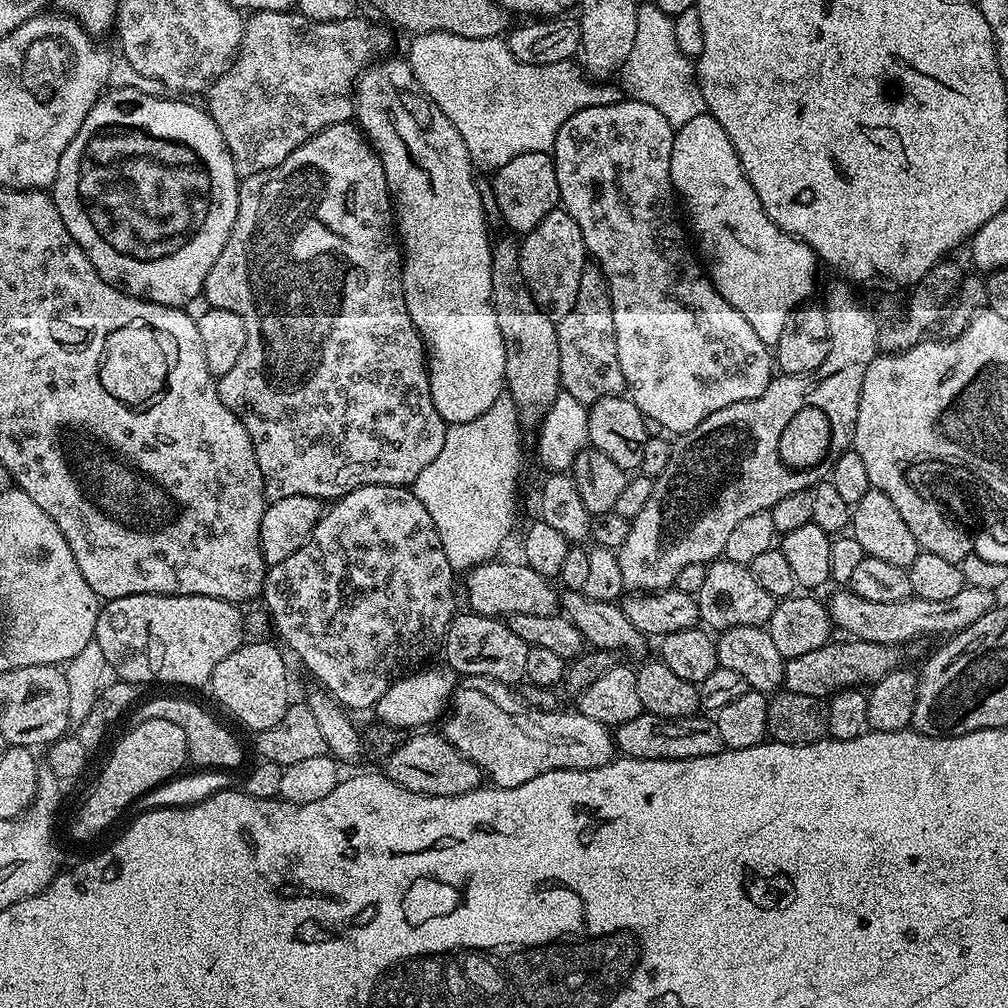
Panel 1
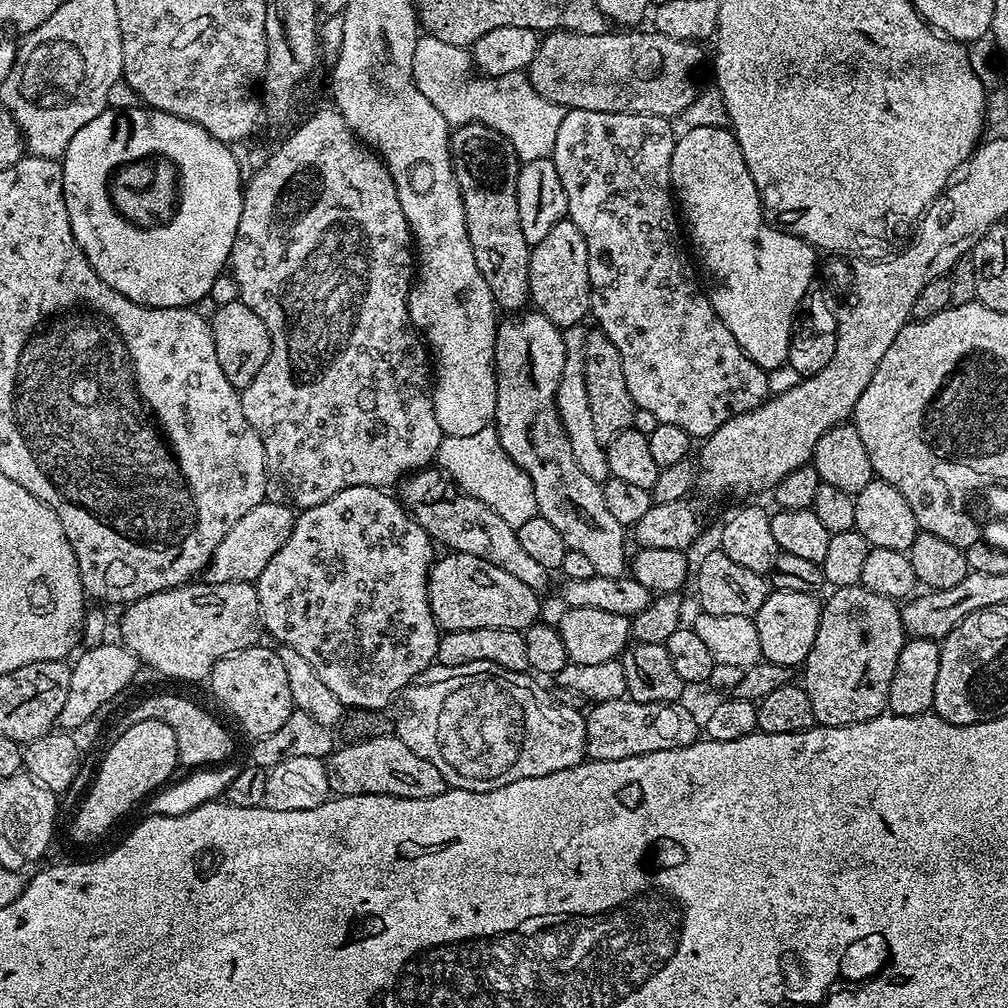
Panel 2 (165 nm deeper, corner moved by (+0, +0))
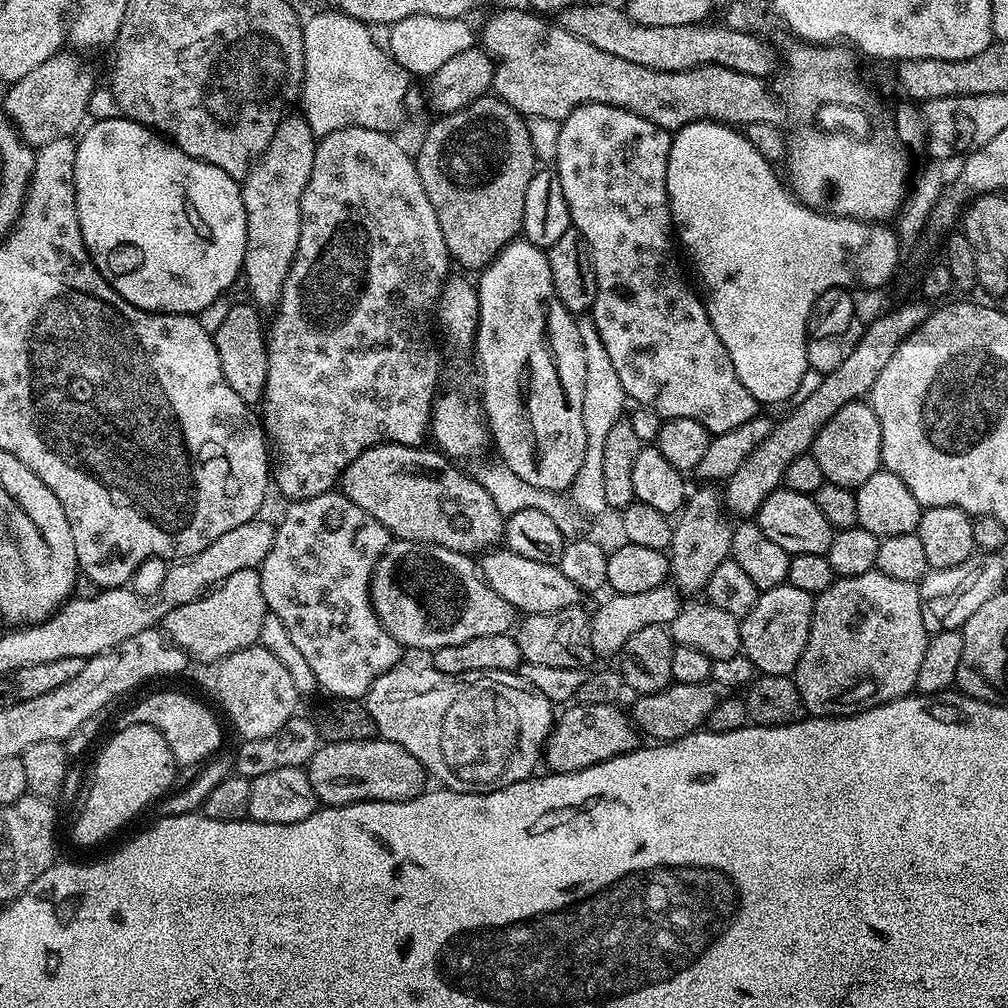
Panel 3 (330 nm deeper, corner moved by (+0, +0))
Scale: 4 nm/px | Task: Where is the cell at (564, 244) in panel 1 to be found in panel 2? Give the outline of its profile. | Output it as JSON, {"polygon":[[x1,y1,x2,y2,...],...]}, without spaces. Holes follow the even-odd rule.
{"polygon":[[560,220,558,226,553,226,550,234,542,238,542,242,531,245,528,295,535,311,550,318,550,322,554,322,561,330,577,327,581,323,580,319,589,315,592,287,586,238,572,220]]}

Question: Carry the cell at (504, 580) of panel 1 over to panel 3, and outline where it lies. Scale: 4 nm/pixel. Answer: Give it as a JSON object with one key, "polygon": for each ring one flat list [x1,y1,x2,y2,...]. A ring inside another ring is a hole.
{"polygon":[[393,539,372,571,372,609,384,629,405,649,421,648,425,654,442,646,462,646,470,638,508,632,514,609,502,594,494,594,472,559,437,544]]}

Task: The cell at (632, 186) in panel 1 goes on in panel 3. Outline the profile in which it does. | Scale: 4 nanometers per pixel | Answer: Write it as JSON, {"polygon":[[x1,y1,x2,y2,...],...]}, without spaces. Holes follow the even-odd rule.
{"polygon":[[583,104,570,113,565,120,560,121,558,130,558,154,554,161,554,171,562,182,562,194,566,194,566,202,570,210,572,228,579,232,588,245,588,255,592,257,592,269,596,275,596,297,590,309,590,318,606,346,606,354,610,354,610,363,618,373,624,387,625,397,634,401,639,407,656,411,661,418,694,418,706,426,709,434,719,434,734,430,734,426,742,426,742,422,750,422,761,411,762,405,756,401,754,394,742,386,738,374,734,370,734,362,730,362,730,354,726,354,726,346,722,346,722,338,714,334,714,326,704,309,703,299,697,289,688,285,684,272,680,269,680,260,676,257,674,247,674,225,672,211,668,205,668,191,666,190,666,166,670,158,670,146,673,133,667,132,662,126,650,122,633,112,622,110,618,106,605,104]]}

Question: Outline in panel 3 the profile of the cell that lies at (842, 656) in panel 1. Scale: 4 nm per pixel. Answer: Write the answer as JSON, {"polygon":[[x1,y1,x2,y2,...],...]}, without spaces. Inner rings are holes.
{"polygon":[[716,680,706,682,686,682,685,684,671,683,667,688,654,694,637,695,636,705,630,708,630,719,645,737,652,742,671,742,681,740,692,732,701,731,707,721,710,710,725,700,730,690]]}

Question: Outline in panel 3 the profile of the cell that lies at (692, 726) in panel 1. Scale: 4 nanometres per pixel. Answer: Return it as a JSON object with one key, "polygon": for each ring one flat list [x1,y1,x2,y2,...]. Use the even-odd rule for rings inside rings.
{"polygon":[[573,703,565,707,564,712,555,717,552,733,544,743,542,753,543,763,548,763,547,771,581,772,598,762,606,762,615,756,641,747,642,736,635,724,632,723,629,713,620,709,619,703,614,704,578,704]]}

